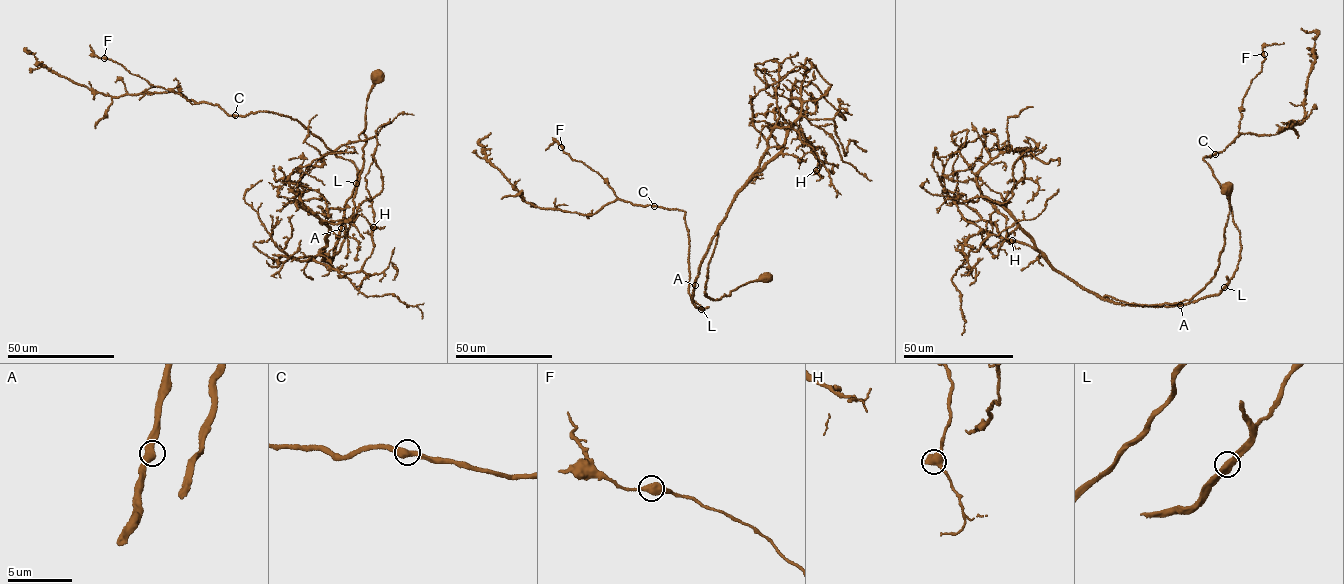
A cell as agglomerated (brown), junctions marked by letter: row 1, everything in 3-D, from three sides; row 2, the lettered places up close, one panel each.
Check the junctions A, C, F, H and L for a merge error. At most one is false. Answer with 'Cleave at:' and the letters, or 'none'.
Cleave at: none

